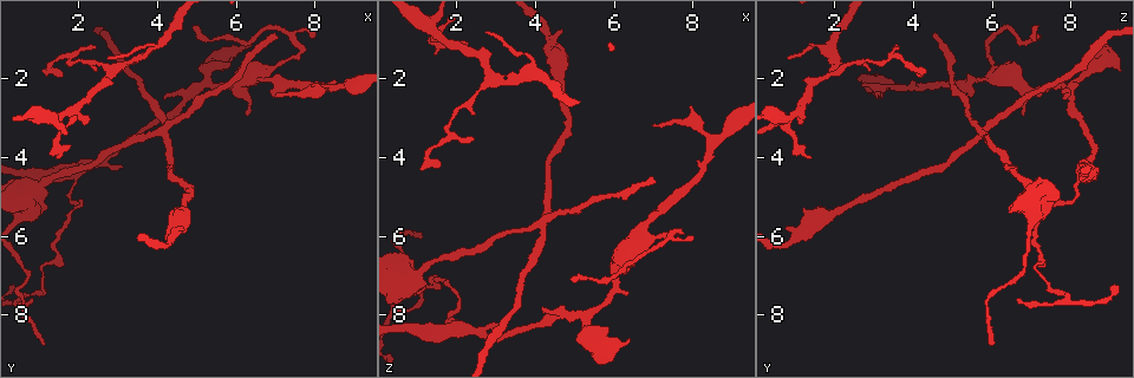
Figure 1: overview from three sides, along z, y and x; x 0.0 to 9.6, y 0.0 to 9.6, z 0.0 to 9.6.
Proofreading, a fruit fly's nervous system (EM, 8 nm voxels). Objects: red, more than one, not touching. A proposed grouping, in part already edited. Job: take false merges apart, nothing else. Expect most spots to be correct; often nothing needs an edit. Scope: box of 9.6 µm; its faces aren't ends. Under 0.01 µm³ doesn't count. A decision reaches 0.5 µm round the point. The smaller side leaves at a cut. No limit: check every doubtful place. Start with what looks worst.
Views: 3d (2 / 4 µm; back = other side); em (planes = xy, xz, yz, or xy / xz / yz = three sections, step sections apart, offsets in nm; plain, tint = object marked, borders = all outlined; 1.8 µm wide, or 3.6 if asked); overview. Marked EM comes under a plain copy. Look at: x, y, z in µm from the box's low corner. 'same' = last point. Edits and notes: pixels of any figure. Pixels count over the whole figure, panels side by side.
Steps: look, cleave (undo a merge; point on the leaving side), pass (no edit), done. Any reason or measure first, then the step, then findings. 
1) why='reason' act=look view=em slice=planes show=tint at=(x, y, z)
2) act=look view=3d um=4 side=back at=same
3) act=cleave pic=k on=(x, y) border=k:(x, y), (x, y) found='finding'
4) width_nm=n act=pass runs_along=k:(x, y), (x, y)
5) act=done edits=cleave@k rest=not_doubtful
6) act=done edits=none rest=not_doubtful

why='thick turns thin' act=look view=3d um=4 at=(1.35, 3.00, 0.75)

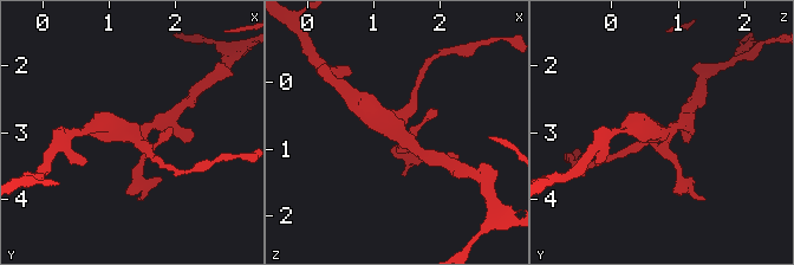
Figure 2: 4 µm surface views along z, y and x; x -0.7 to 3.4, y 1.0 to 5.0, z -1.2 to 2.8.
act=look view=em slice=yz step=4 show=tint at=(1.35, 3.00, 0.75)

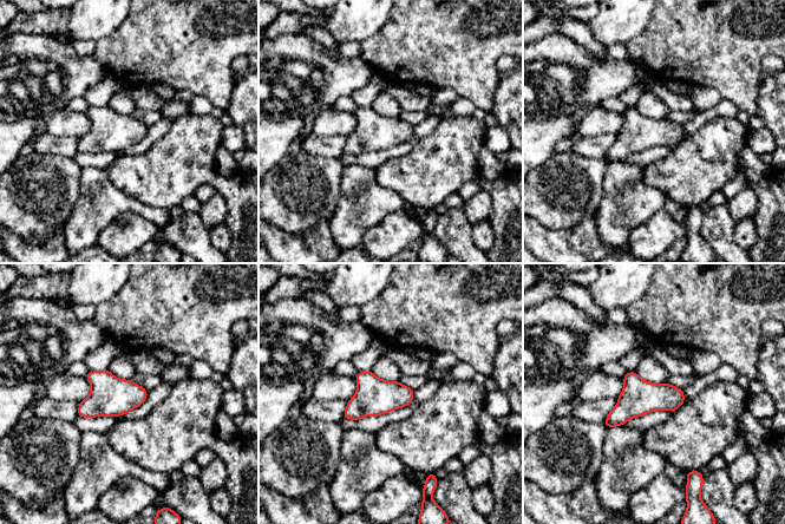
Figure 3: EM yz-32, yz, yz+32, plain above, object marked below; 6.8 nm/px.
act=pass found='one neuron here'

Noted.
why='four arms meet' act=look view=3d um=4 side=back at=(4.20, 3.35, 5.70)

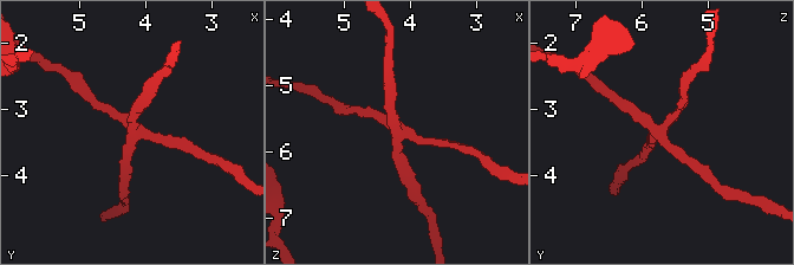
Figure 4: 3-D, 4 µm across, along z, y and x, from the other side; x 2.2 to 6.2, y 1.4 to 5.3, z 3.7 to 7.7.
arms=4 why='shape alone is not enough' act=look view=em slice=planes show=tint at=(4.10, 3.35, 5.70)

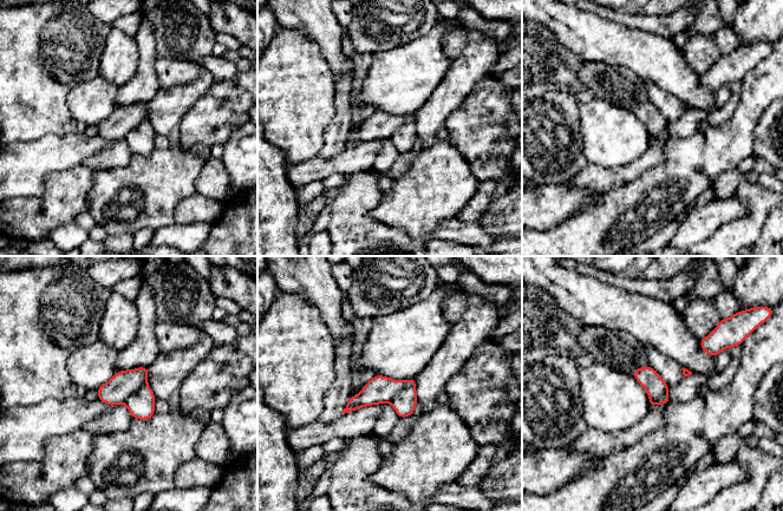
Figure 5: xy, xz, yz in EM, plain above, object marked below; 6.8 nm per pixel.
act=cleave pic=5 on=(141, 405) found='two neurons meet here'

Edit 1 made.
act=look view=overview

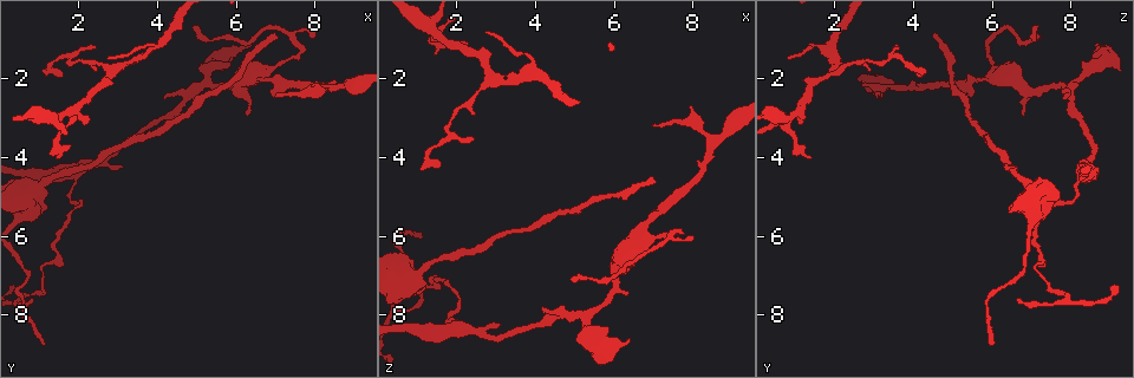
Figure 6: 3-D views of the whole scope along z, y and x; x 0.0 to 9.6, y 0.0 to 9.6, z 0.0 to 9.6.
why='abrupt turn' act=look view=em slice=yz step=4 show=tint at=(7.65, 1.25, 5.85)

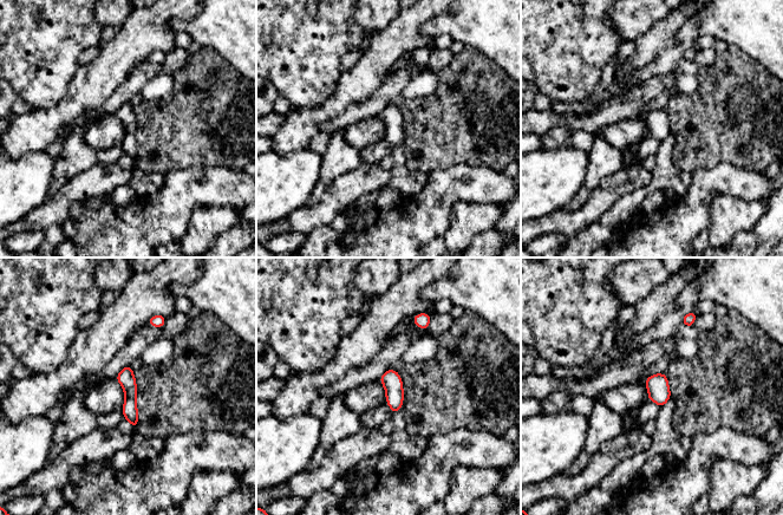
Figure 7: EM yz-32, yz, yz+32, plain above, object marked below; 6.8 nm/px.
why='cut it another way' act=look view=em slice=planes show=borders at=same

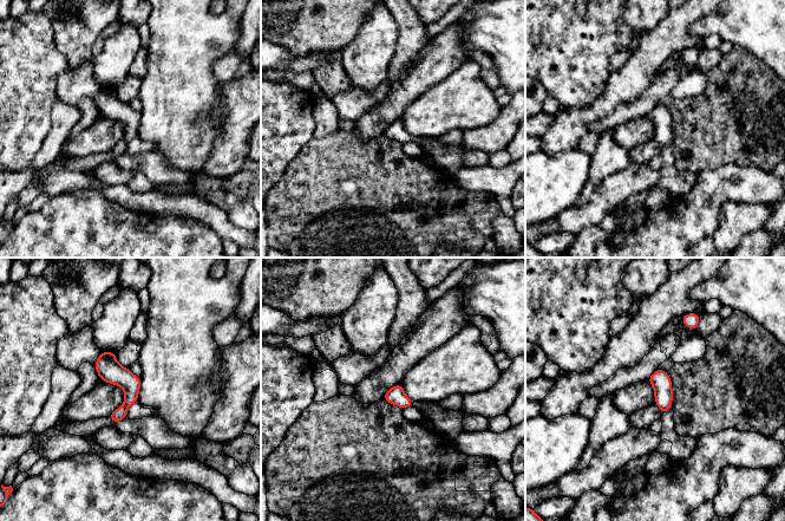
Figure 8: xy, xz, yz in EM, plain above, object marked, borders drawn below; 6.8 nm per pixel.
width_nm=120 act=pass runs_along=8:(104, 355), (129, 385), (116, 418) found='continuous, no second neuron'

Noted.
act=done edits=cleave@5 rest=not_doubtful

